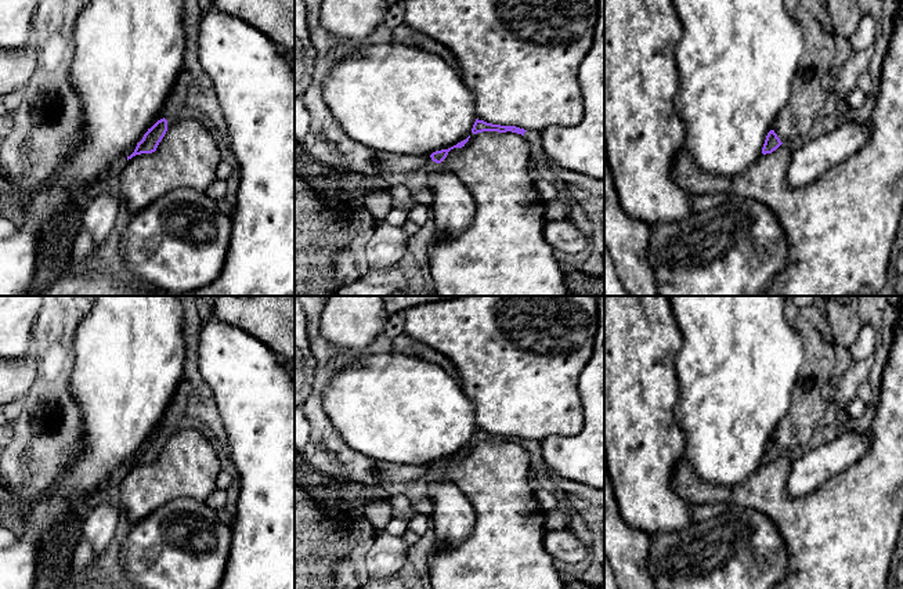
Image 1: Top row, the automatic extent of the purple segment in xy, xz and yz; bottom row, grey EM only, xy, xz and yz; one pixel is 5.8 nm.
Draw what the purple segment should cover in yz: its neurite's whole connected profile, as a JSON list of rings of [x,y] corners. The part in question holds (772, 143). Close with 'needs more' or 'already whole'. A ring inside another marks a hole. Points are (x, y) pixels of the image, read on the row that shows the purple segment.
[[[770,130],[766,135],[763,148],[762,148],[762,153],[772,153],[773,151],[776,151],[783,142],[780,141],[780,138],[777,137],[777,134],[774,133],[774,130]]]; already whole

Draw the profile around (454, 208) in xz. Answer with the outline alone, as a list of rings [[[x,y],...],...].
[[[443,166],[430,171],[427,180],[434,196],[430,207],[436,227],[434,235],[455,236],[465,231],[476,214],[472,192],[456,174]]]

